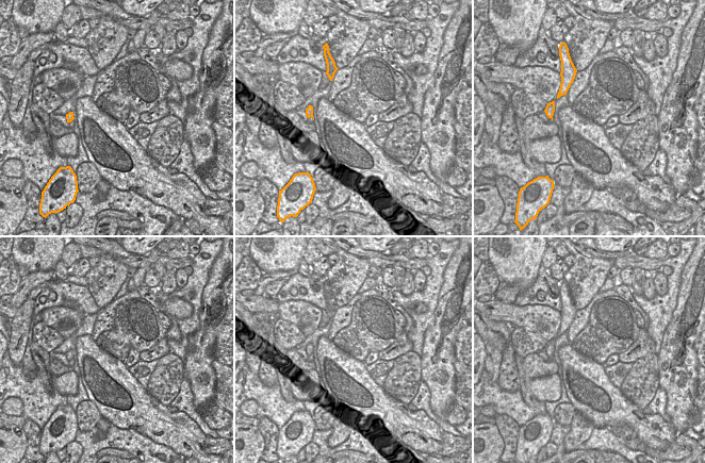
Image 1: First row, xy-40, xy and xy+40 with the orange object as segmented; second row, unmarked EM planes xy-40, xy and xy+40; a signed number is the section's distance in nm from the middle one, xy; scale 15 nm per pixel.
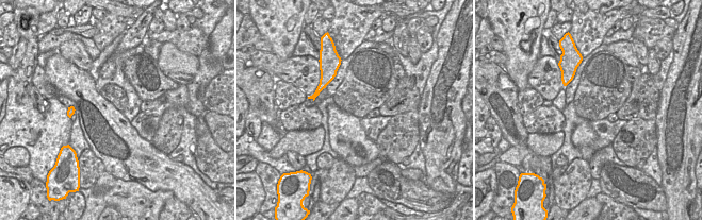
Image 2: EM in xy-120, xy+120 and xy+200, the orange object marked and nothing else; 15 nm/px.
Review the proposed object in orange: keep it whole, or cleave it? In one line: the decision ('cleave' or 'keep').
keep

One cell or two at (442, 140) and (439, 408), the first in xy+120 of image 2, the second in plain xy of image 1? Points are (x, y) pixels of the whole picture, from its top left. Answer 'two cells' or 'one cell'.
one cell

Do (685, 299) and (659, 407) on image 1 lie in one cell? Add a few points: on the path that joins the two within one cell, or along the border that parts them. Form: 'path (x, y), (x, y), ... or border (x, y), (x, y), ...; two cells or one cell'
border (659, 386), (666, 393), (666, 412), (668, 414); two cells

